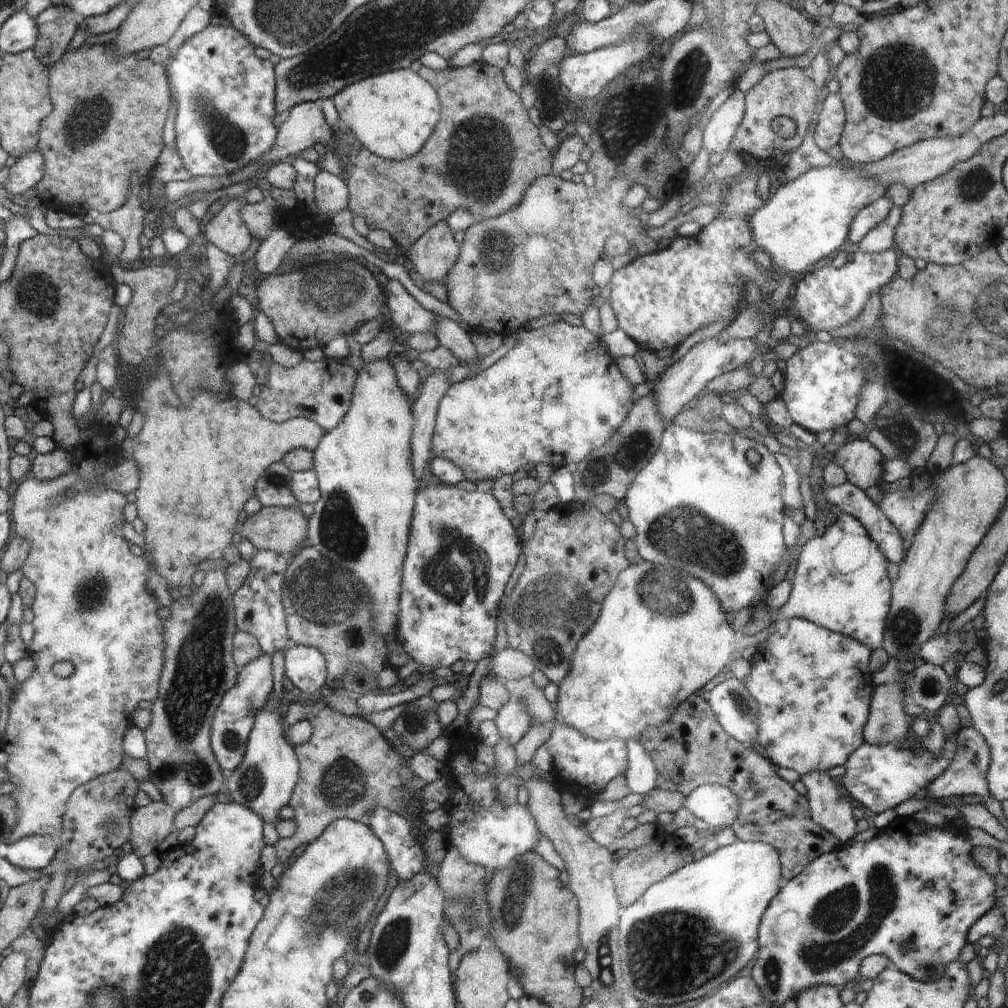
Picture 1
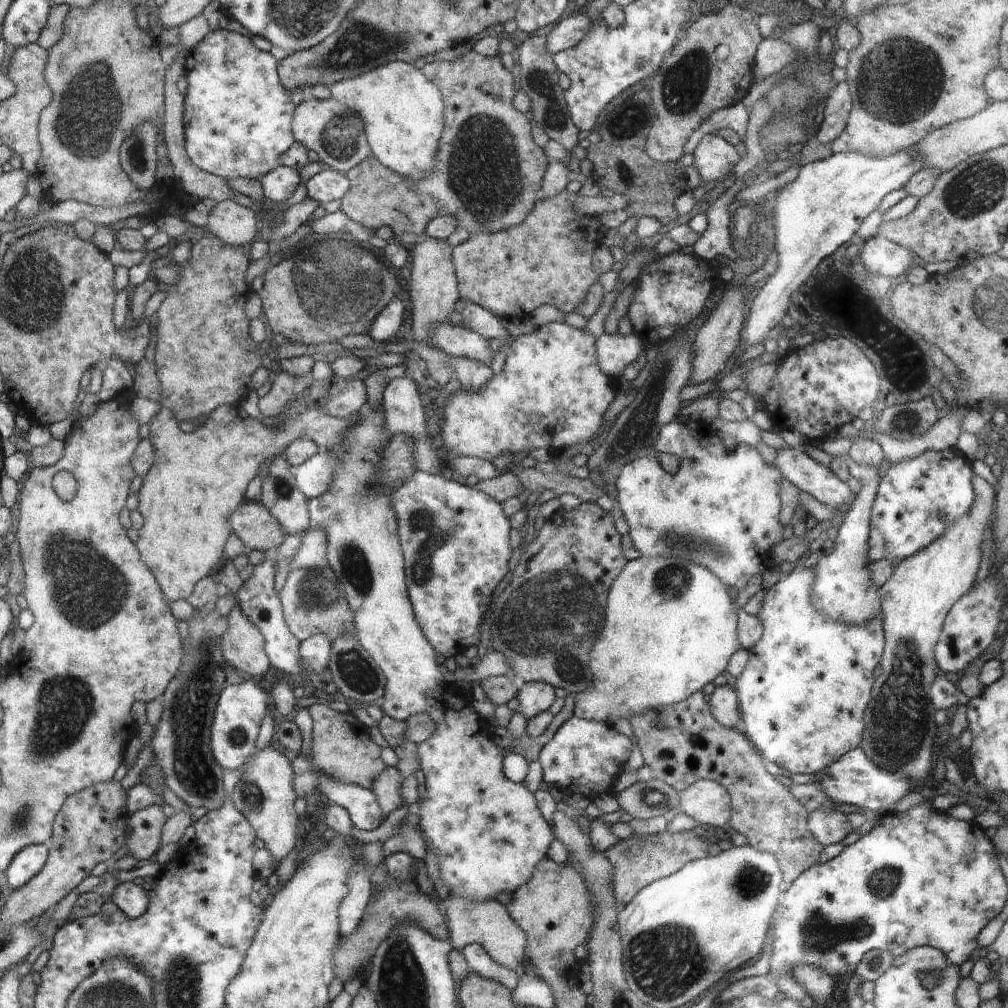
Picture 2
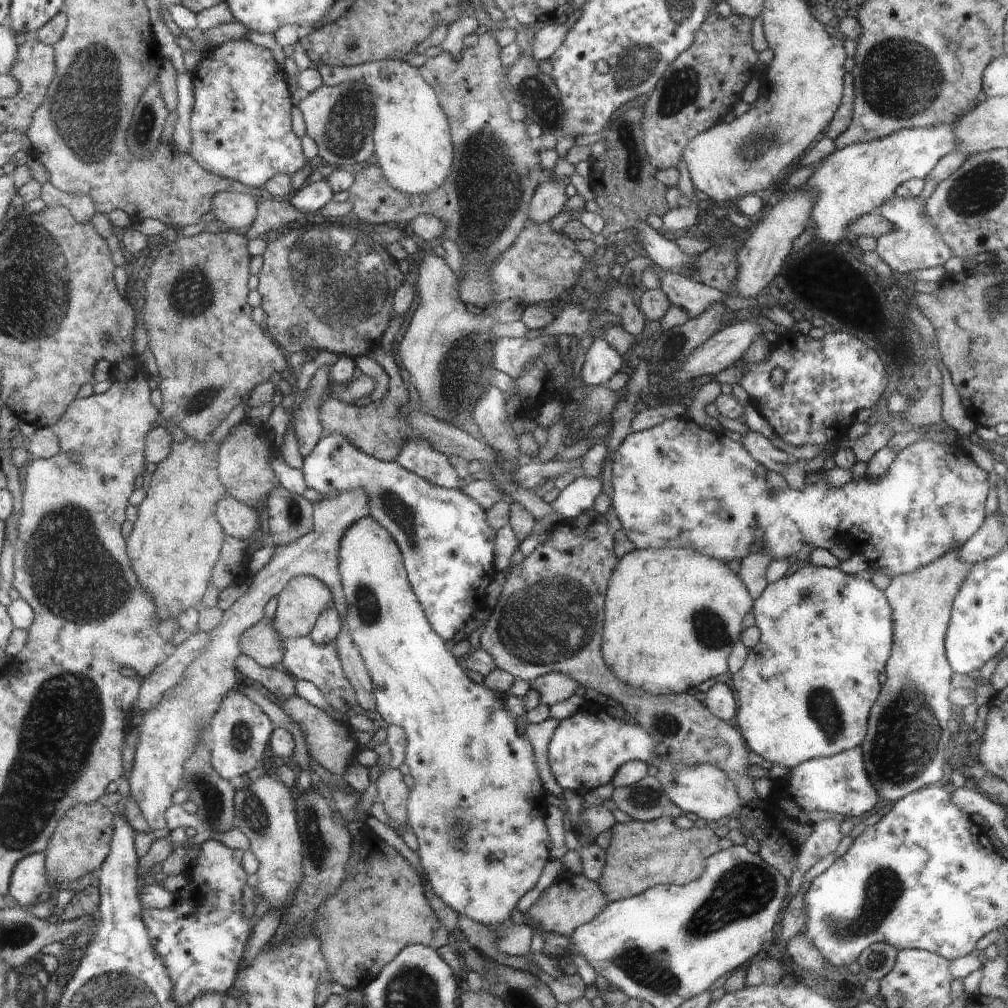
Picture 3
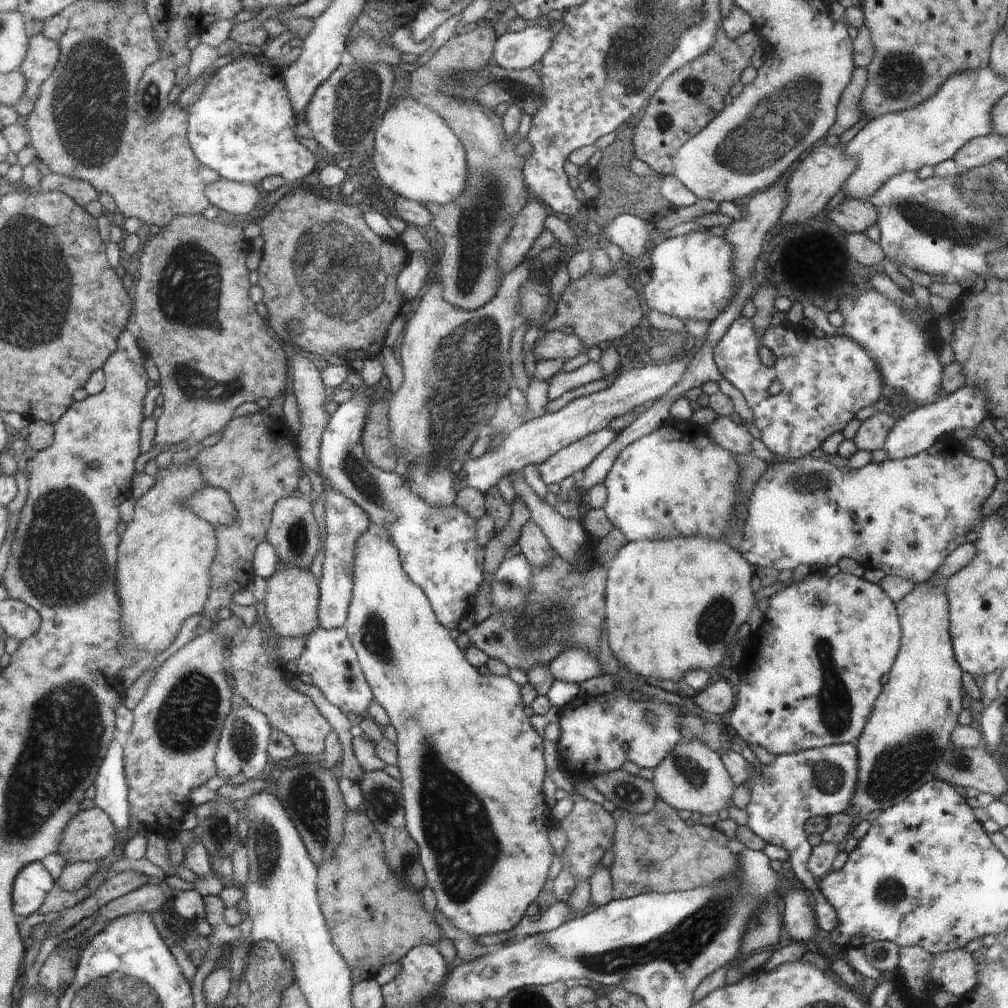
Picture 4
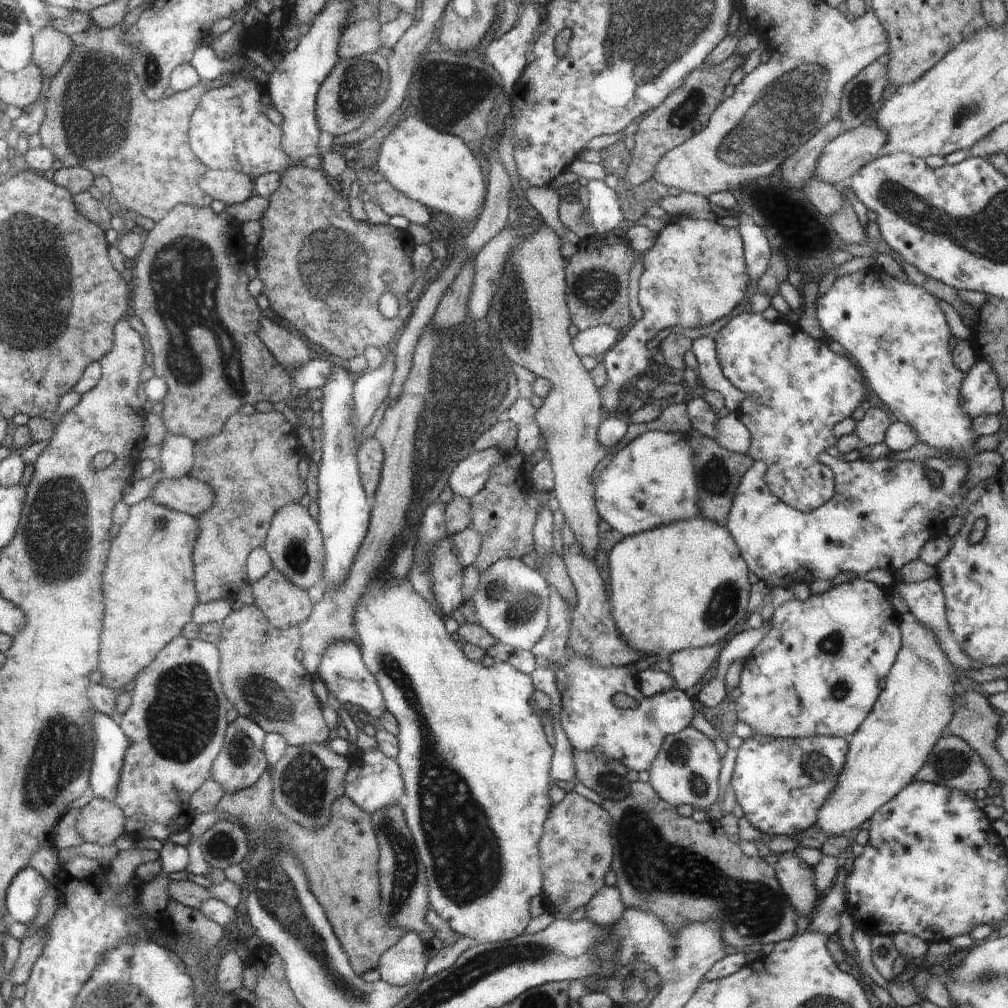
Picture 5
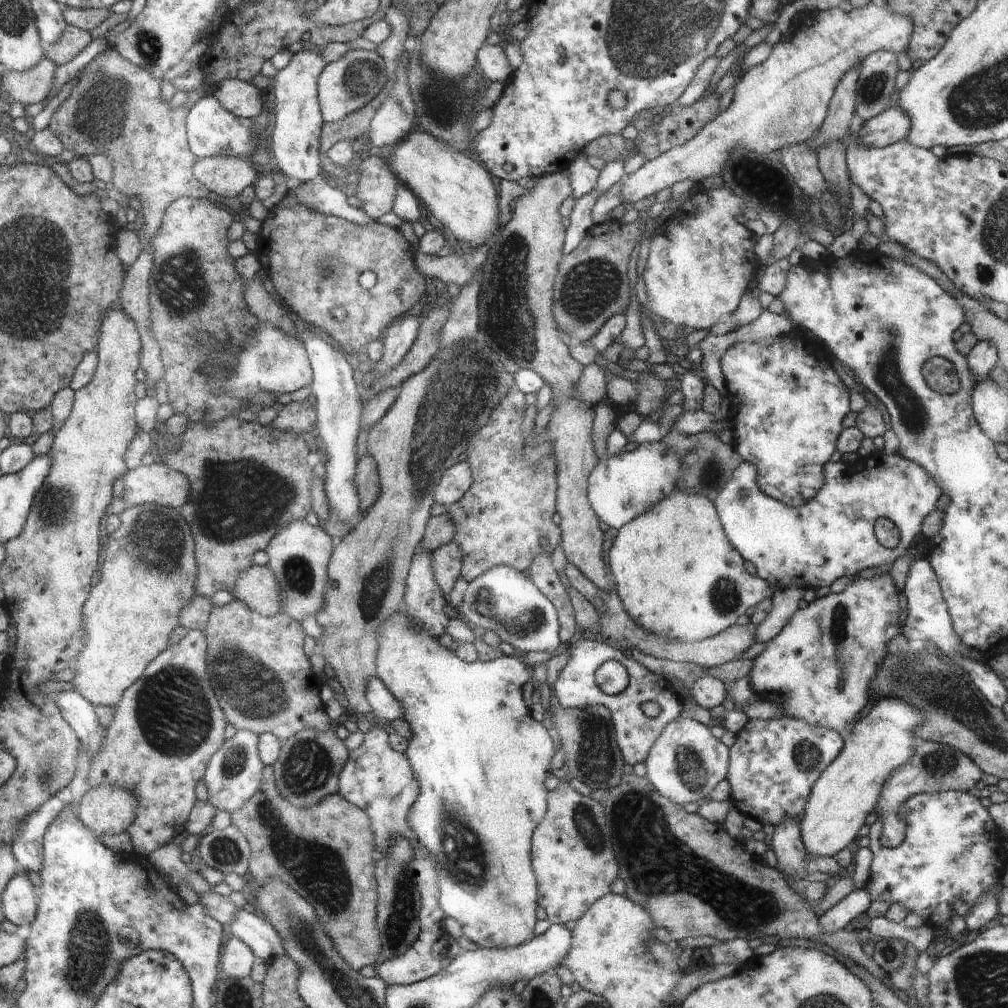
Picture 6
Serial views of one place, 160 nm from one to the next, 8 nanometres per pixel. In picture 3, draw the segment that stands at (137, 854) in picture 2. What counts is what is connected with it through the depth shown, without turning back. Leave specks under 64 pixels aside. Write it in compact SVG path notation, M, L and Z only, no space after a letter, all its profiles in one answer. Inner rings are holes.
M357 488L341 492L334 497L324 496L314 505L316 528L290 544L275 547L269 563L252 576L247 591L228 610L224 611L220 623L210 631L208 635L211 638L204 652L185 669L175 687L166 692L168 696L171 696L170 700L162 698L161 703L154 710L144 713L143 724L136 726L140 732L140 739L129 777L129 785L131 796L139 804L149 830L152 832L166 828L164 812L170 806L172 792L181 788L183 766L192 756L197 742L204 739L204 736L208 736L207 726L210 719L218 714L223 698L234 690L232 688L236 684L234 660L241 653L240 635L264 618L264 607L268 604L268 600L282 594L296 576L315 576L330 588L334 607L340 616L340 632L335 638L335 647L338 658L341 660L341 666L346 678L353 684L357 704L370 712L376 708L369 672L358 647L350 636L346 598L338 570L340 539L353 522L371 514L369 496L362 488Z

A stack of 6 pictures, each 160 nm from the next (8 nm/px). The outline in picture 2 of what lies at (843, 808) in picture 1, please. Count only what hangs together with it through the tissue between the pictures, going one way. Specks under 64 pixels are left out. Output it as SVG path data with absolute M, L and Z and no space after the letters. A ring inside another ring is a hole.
M836 804L833 805L832 809L827 810L827 806L822 806L815 810L808 820L808 830L825 847L841 842L853 830L847 815L837 811Z

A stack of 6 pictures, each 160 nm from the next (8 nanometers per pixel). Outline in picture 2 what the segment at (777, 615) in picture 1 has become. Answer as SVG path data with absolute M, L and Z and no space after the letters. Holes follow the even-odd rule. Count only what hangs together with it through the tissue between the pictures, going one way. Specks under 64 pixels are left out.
M828 454L832 460L840 458L848 466L851 476L858 478L862 488L846 513L836 536L836 541L826 550L818 550L818 562L812 566L814 582L811 586L811 602L829 617L849 625L862 625L882 616L880 588L872 581L868 559L870 548L870 521L872 508L880 482L879 466L861 465L852 460L850 454Z

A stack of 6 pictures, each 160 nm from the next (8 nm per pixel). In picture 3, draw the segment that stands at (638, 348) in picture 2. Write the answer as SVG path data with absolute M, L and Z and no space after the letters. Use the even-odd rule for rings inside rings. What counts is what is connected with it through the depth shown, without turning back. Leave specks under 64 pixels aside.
M601 333L595 334L595 339L588 348L581 378L585 385L606 384L616 372L625 369L622 355L613 349Z

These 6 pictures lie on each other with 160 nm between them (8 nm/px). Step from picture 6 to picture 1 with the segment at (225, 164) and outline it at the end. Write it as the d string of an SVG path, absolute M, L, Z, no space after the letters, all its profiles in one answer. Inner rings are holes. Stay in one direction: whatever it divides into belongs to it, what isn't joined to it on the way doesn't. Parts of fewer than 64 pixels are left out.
M231 200L206 225L207 242L212 242L216 248L238 258L250 244L250 236L246 225L240 218L240 207L244 201Z

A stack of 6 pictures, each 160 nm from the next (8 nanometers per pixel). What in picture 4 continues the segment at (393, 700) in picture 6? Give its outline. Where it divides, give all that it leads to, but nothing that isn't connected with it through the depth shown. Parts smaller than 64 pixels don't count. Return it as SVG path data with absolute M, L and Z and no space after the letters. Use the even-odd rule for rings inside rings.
M318 627L305 638L303 654L293 663L297 674L308 674L330 704L343 710L348 716L356 718L369 709L373 698L371 688L362 672L353 644L344 627L326 630Z

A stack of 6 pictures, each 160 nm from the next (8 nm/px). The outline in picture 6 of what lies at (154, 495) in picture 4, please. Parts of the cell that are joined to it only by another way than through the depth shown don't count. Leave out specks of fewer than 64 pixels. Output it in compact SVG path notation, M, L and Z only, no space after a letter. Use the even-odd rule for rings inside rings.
M134 503L119 518L121 520L120 526L112 534L109 534L106 558L102 562L102 568L100 568L96 581L96 588L92 588L92 600L88 600L88 628L92 628L92 640L88 640L88 650L76 662L75 668L78 668L78 670L74 680L72 680L77 692L80 692L88 702L93 705L104 705L107 707L115 707L119 700L123 698L127 688L143 678L143 672L154 662L155 658L172 646L172 640L176 640L176 632L180 632L180 613L185 606L190 604L190 600L196 594L197 575L199 574L199 567L195 559L194 536L190 526L188 526L188 523L177 509L153 505L152 503Z

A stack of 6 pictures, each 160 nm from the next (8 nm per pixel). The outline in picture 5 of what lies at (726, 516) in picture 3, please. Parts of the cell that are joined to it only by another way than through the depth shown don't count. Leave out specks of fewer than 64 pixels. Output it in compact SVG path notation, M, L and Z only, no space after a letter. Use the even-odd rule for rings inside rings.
M648 431L642 433L631 443L621 445L616 455L598 476L596 481L597 507L600 516L612 529L625 537L664 527L679 521L694 519L702 515L699 507L700 482L696 468L697 456L685 434Z

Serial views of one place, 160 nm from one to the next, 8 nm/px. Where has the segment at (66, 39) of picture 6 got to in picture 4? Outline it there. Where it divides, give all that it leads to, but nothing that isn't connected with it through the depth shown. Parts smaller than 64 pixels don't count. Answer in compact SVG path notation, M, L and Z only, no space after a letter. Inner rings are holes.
M34 35L30 40L28 54L23 60L20 72L26 77L27 90L20 102L12 107L20 116L28 116L35 108L42 84L55 72L62 54L62 46L44 35Z

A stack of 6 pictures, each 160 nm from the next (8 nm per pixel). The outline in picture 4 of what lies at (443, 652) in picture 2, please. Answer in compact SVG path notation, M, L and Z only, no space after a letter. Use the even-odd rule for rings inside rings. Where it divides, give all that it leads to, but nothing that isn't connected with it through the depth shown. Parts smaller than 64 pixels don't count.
M366 386L364 388L365 391L354 392L348 402L338 406L338 409L331 414L321 438L317 473L323 478L324 483L331 485L346 498L362 507L374 527L384 529L388 533L396 548L400 548L399 555L404 556L404 568L408 568L407 576L412 576L412 580L426 593L440 624L449 631L458 629L460 618L474 602L474 598L470 600L468 596L478 594L478 588L484 578L482 576L484 550L476 540L477 522L458 505L437 507L427 503L412 488L411 482L404 478L402 472L385 471L368 460L363 448L362 436L364 423L367 422L367 410L371 405L371 400L368 398L371 393Z

